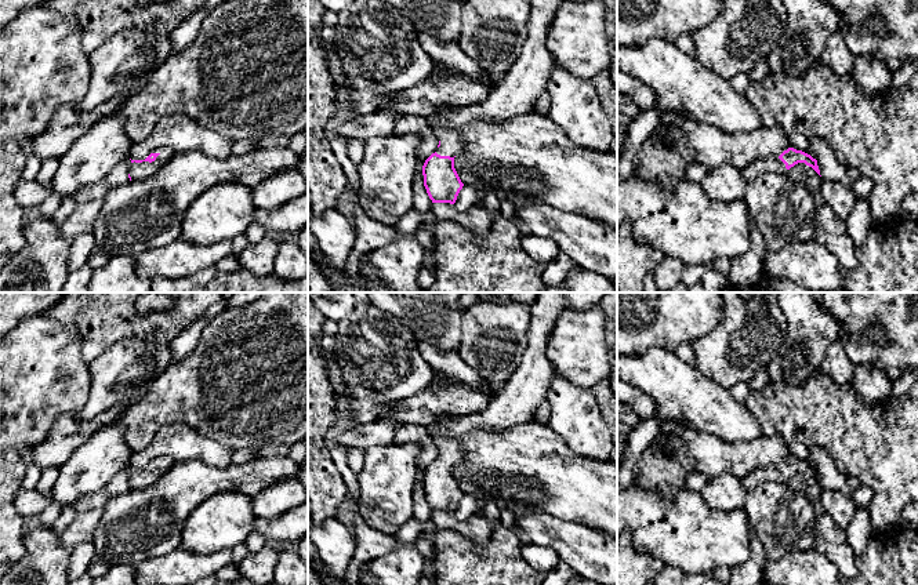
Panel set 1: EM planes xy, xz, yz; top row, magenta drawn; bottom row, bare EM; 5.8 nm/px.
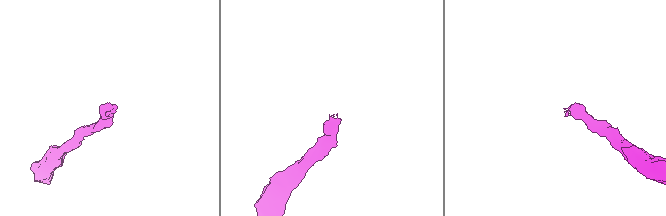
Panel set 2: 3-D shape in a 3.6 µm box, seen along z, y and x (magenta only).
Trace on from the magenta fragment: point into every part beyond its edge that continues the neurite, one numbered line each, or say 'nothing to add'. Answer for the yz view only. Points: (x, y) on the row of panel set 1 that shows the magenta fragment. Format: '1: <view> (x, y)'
1: yz (773, 164)

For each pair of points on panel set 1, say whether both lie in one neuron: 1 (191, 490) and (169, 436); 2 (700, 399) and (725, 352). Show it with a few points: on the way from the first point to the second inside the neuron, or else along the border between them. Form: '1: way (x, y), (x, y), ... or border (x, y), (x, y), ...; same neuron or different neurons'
1: border (171, 460), (199, 460), (210, 467); different neurons
2: border (695, 364), (728, 391); different neurons

